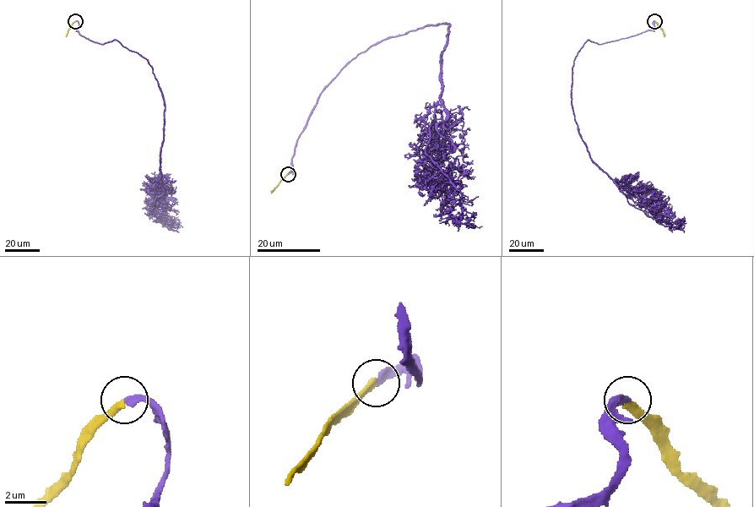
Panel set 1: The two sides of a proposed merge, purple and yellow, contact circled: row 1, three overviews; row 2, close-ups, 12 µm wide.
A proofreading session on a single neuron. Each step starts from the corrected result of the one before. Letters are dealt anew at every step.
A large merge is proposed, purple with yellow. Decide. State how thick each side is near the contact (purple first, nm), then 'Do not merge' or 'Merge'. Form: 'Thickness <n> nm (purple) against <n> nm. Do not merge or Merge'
Thickness 300 nm (purple) against 280 nm. Merge

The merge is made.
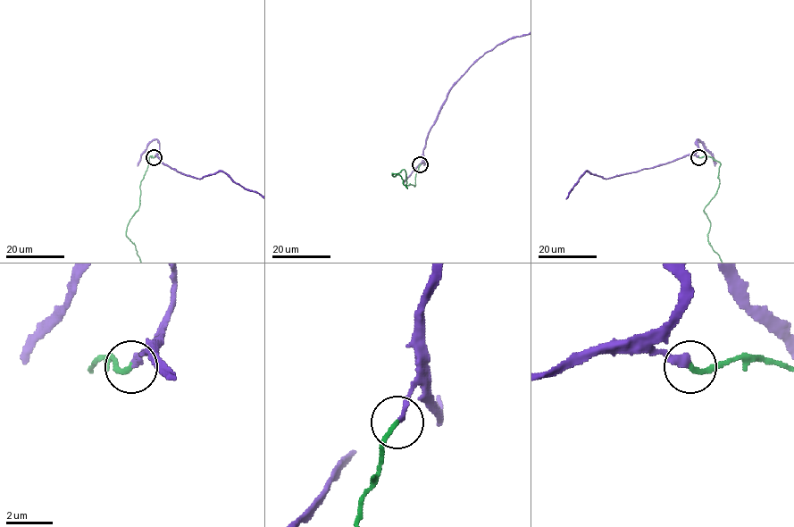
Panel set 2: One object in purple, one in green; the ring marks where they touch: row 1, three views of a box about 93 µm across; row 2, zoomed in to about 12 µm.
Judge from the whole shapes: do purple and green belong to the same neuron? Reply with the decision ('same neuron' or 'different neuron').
same neuron

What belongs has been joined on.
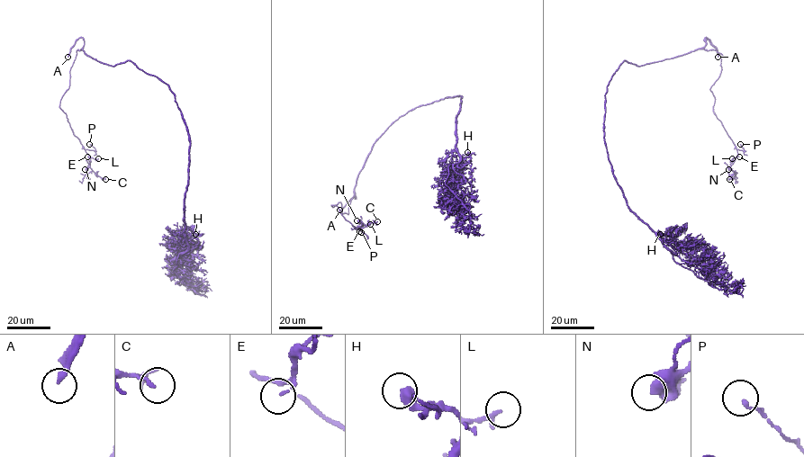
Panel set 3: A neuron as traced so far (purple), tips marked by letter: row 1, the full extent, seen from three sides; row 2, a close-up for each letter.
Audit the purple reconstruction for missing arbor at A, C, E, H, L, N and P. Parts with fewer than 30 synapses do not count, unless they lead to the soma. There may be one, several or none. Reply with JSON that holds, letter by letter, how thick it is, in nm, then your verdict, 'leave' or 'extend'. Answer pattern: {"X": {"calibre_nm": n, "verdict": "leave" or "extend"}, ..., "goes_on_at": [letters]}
{"A": {"calibre_nm": 240, "verdict": "extend"}, "C": {"calibre_nm": 120, "verdict": "leave"}, "E": {"calibre_nm": 110, "verdict": "leave"}, "H": {"calibre_nm": 550, "verdict": "extend"}, "L": {"calibre_nm": 180, "verdict": "leave"}, "N": {"calibre_nm": 600, "verdict": "leave"}, "P": {"calibre_nm": 100, "verdict": "leave"}, "goes_on_at": ["A", "H"]}

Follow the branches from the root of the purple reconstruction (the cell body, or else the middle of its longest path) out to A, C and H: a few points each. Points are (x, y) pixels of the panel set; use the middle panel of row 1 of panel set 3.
A: (429, 103), (400, 116), (376, 140), (358, 175), (354, 188), (356, 198), (352, 197), (339, 210)
C: (429, 103), (400, 116), (376, 140), (348, 213), (341, 212), (340, 202), (331, 205), (357, 229), (377, 221)
H: (429, 103), (446, 97), (462, 97), (456, 118), (456, 150), (462, 158), (468, 156), (467, 152)

